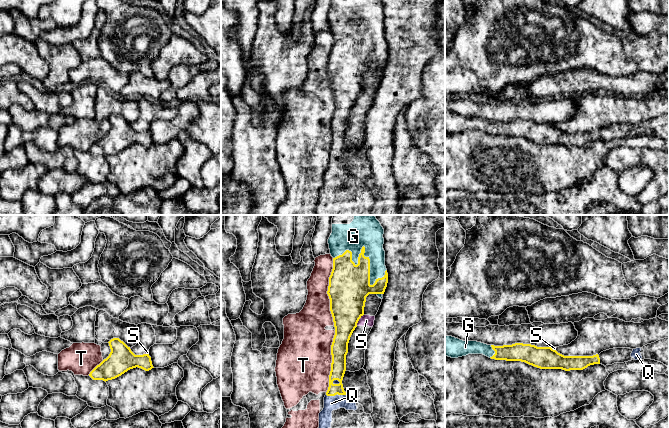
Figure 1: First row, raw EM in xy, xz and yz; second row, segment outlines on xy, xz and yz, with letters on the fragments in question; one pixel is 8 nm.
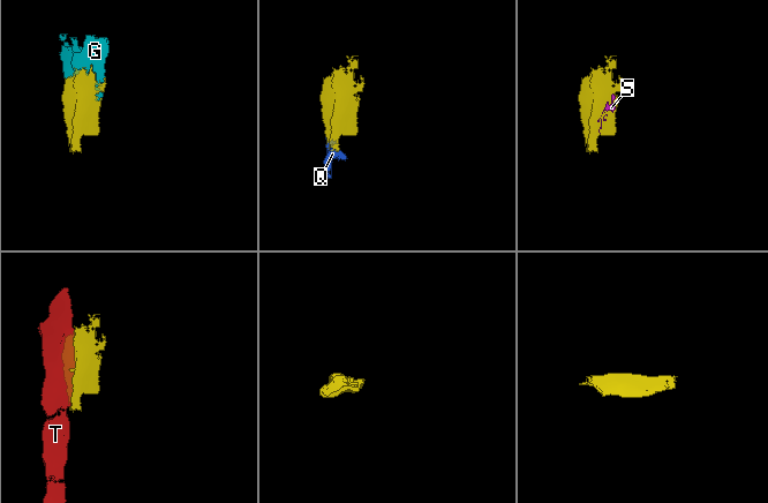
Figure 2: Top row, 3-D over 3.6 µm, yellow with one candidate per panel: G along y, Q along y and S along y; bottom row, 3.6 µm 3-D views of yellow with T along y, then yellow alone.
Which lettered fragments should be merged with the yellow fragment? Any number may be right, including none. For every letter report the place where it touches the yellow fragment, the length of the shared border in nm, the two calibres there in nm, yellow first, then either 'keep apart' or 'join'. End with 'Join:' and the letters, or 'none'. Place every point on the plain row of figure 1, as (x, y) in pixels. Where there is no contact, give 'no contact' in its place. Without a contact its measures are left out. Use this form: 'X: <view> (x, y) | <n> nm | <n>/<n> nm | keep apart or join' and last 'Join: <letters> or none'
G: xz (364, 25) | 440 nm | 220/220 nm | join
Q: xz (336, 170) | 180 nm | 130/120 nm | join
S: xz (358, 96) | 110 nm | 320/100 nm | keep apart
T: xz (327, 67) | 550 nm | 340/240 nm | keep apart
Join: G, Q

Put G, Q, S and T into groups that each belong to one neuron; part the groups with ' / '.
G Q / S / T

